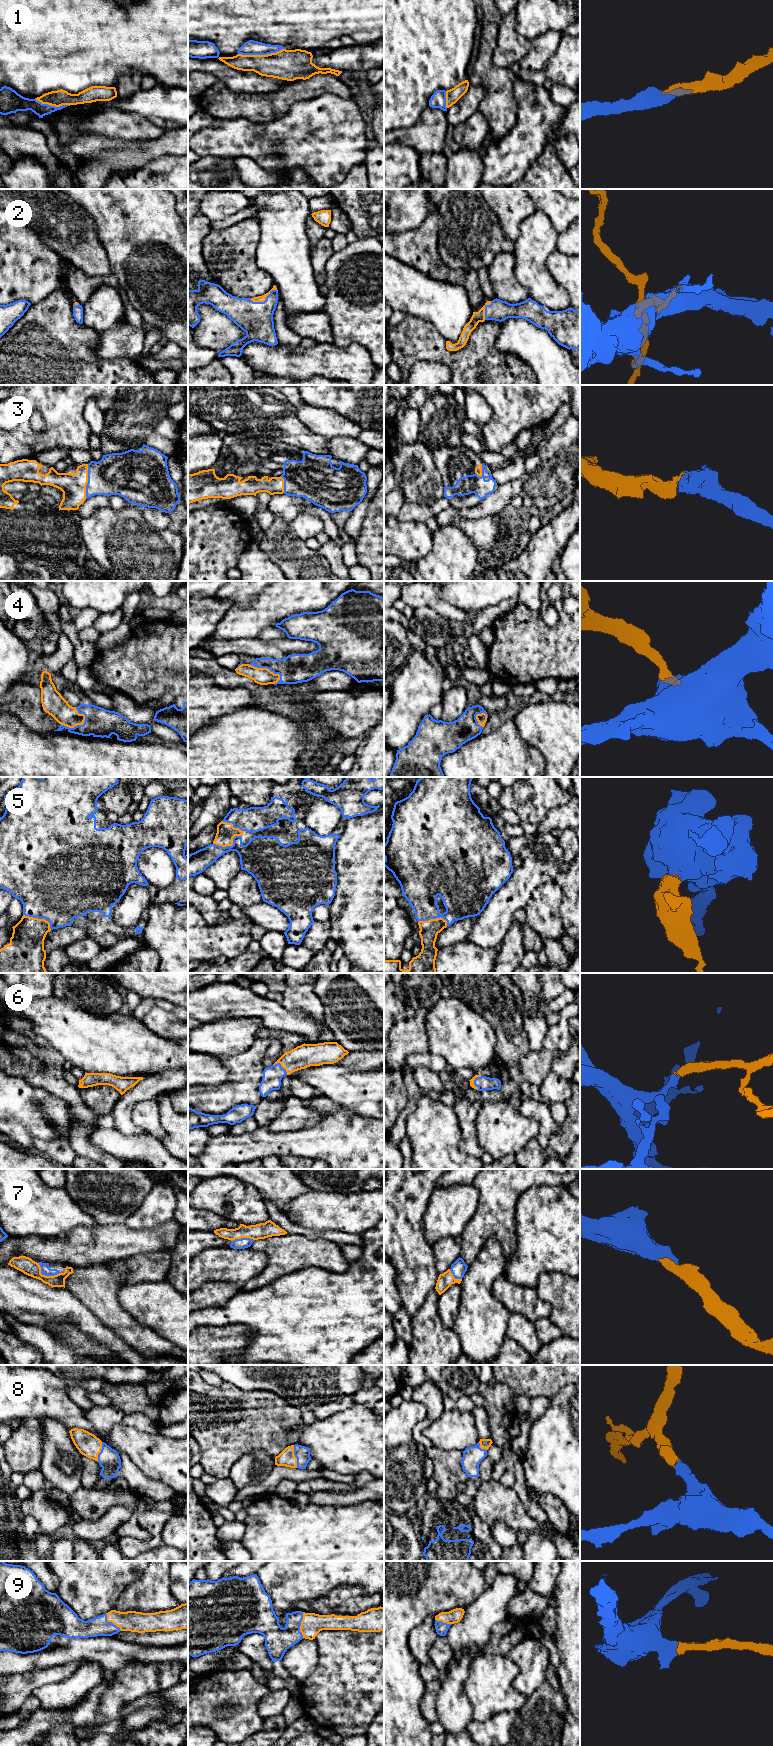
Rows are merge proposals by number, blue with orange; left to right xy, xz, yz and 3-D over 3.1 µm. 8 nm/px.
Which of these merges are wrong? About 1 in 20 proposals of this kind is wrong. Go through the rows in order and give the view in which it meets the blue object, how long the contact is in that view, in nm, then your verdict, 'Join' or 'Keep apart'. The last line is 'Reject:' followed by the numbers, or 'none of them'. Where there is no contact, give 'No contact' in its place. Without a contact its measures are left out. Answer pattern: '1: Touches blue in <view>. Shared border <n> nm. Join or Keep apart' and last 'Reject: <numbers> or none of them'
1: Touches blue in xz. Shared border 380 nm. Join
2: Touches blue in xz. Shared border 240 nm. Join
3: Touches blue in xy. Shared border 280 nm. Join
4: Touches blue in xy. Shared border 220 nm. Join
5: Touches blue in xz. Shared border 240 nm. Join
6: Touches blue in xz. Shared border 150 nm. Join
7: Touches blue in xy. Shared border 200 nm. Join
8: Touches blue in xz. Shared border 190 nm. Join
9: Touches blue in xz. Shared border 200 nm. Join
Reject: none of them

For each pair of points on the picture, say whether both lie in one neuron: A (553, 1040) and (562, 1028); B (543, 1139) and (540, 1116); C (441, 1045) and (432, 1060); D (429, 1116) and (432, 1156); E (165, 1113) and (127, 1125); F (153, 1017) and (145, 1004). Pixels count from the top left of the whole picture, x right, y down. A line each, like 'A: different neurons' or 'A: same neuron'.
A: same neuron
B: same neuron
C: different neurons
D: same neuron
E: different neurons
F: different neurons

